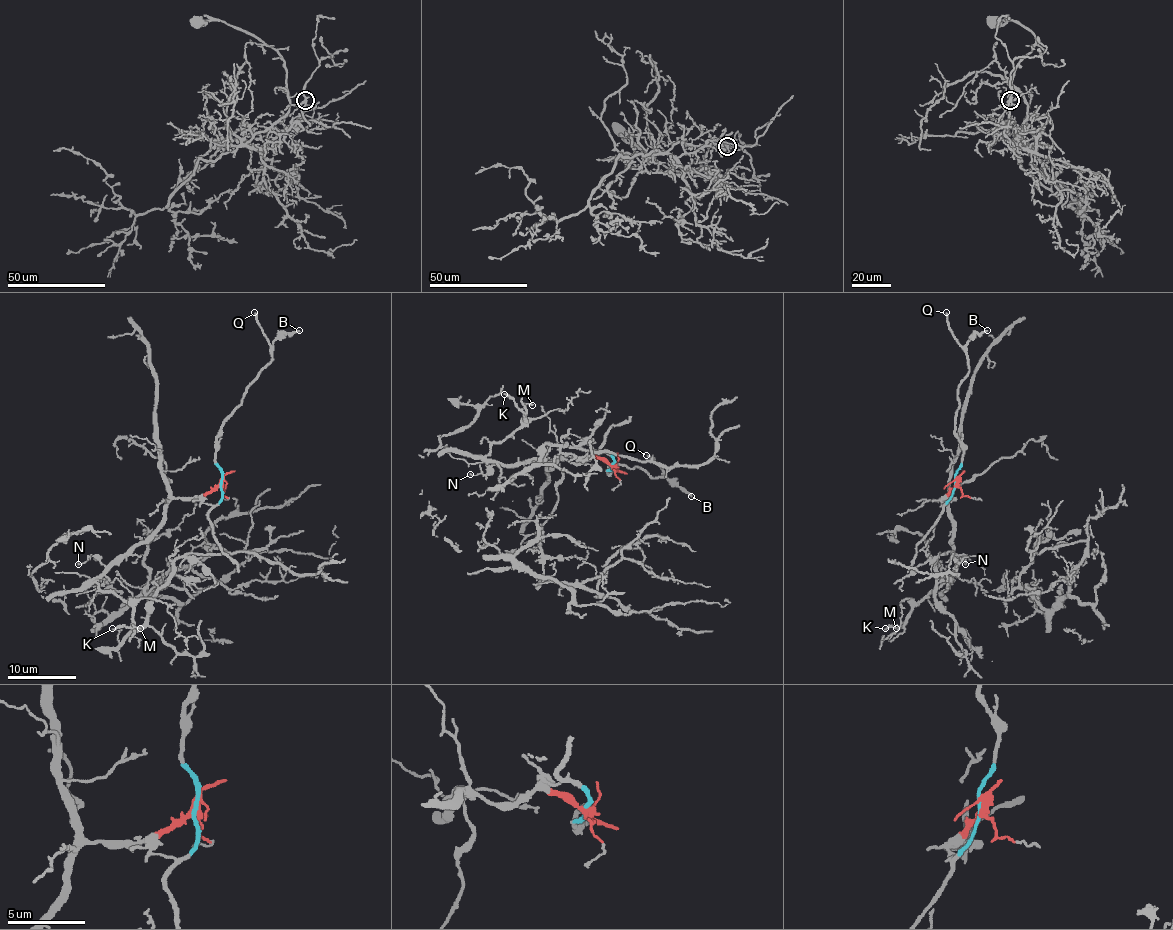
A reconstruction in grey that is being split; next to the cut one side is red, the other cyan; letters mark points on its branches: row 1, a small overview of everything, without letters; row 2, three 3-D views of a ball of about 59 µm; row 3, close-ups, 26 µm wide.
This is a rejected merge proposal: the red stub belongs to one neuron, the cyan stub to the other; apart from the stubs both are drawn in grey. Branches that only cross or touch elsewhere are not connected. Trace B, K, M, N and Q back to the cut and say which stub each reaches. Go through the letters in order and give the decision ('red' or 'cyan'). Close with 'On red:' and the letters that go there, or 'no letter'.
B: cyan
K: red
M: red
N: red
Q: cyan
On red: K, M, N

